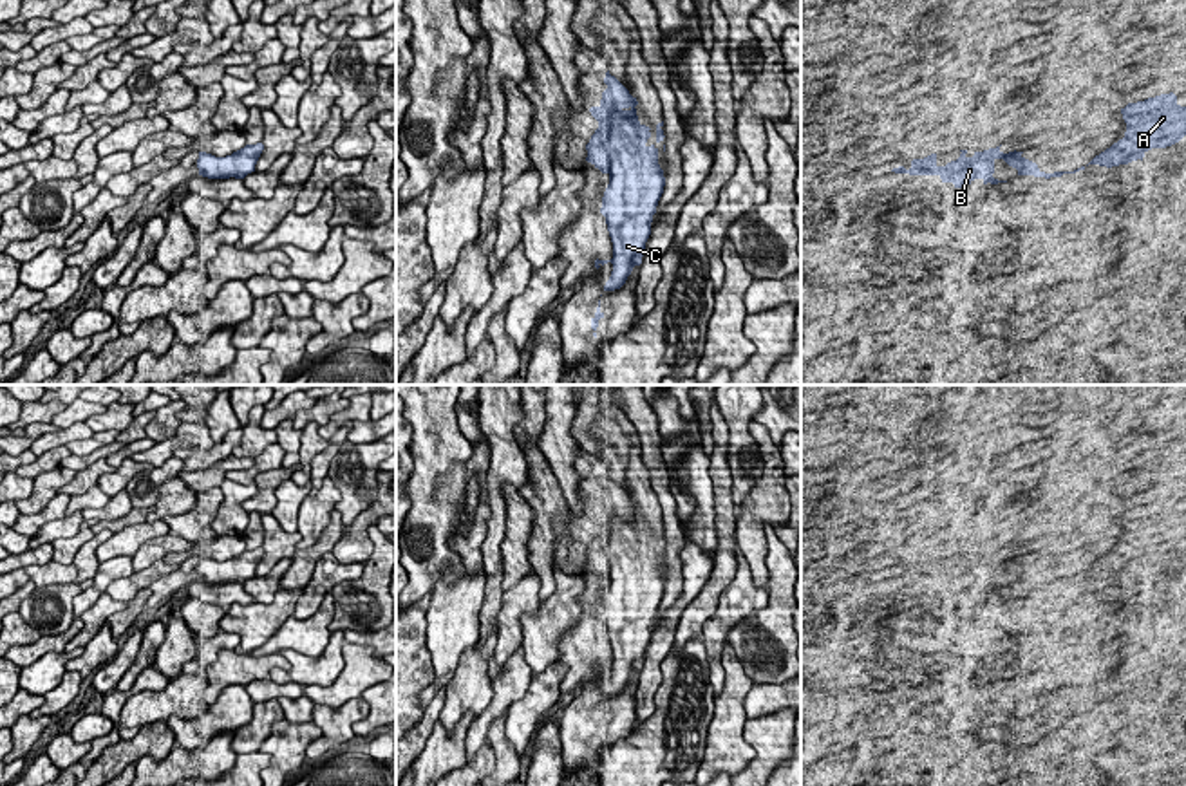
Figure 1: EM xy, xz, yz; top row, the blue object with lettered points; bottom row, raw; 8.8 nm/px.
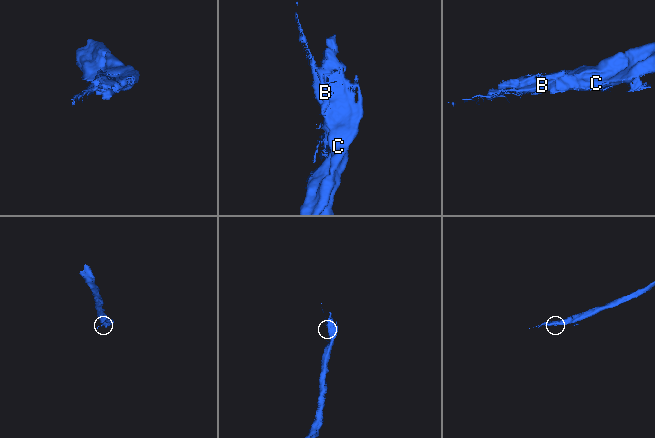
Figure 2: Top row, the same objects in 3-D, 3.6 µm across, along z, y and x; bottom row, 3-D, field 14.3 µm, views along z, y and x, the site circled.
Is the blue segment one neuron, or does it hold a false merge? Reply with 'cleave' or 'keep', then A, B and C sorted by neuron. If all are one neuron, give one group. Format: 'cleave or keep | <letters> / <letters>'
keep | A B C

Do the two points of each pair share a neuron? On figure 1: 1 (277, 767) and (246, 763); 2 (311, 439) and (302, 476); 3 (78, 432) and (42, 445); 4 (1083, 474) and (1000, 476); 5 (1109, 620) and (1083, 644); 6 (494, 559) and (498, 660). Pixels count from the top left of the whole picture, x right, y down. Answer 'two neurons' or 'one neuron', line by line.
1: two neurons
2: one neuron
3: one neuron
4: two neurons
5: one neuron
6: two neurons

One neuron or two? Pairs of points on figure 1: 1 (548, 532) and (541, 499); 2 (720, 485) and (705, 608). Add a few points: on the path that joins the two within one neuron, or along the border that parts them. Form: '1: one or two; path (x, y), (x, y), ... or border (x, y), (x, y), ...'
1: one; path (548, 524), (548, 506)
2: one; path (725, 515), (725, 564), (720, 577)

